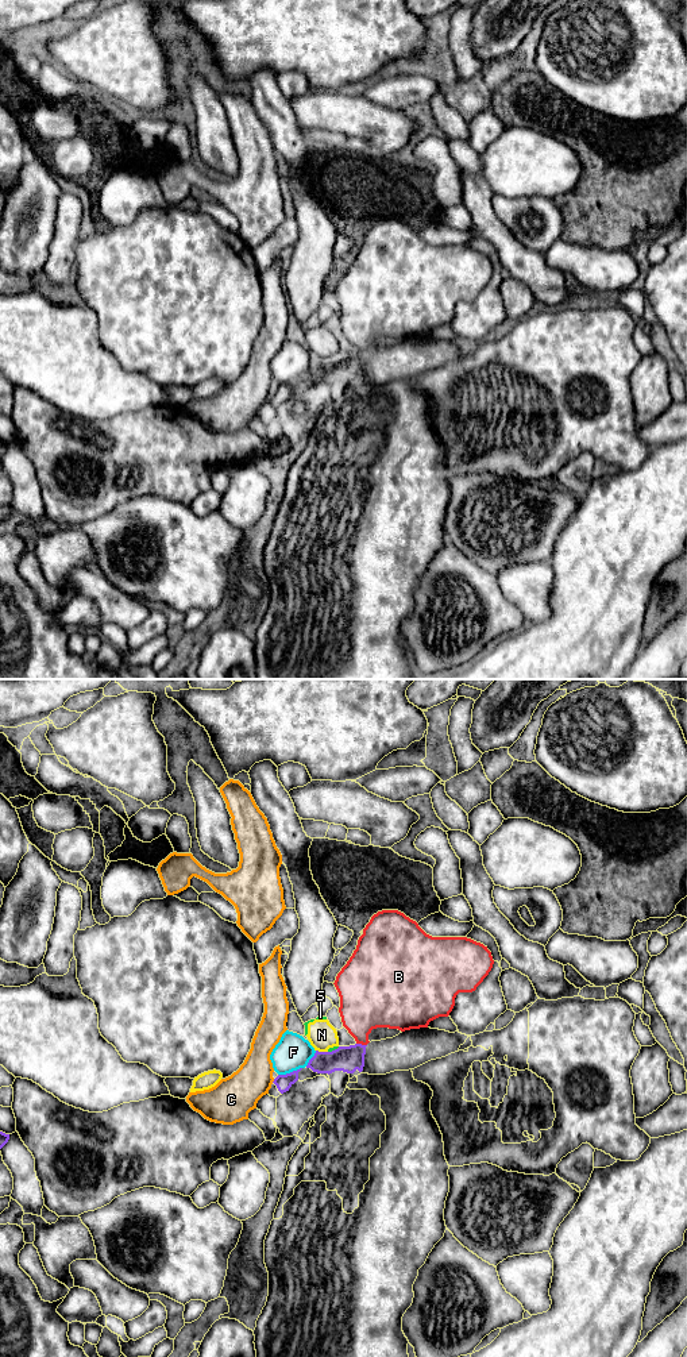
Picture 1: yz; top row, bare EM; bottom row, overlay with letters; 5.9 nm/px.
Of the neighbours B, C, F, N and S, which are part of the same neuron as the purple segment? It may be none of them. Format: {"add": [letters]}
{"add": []}

